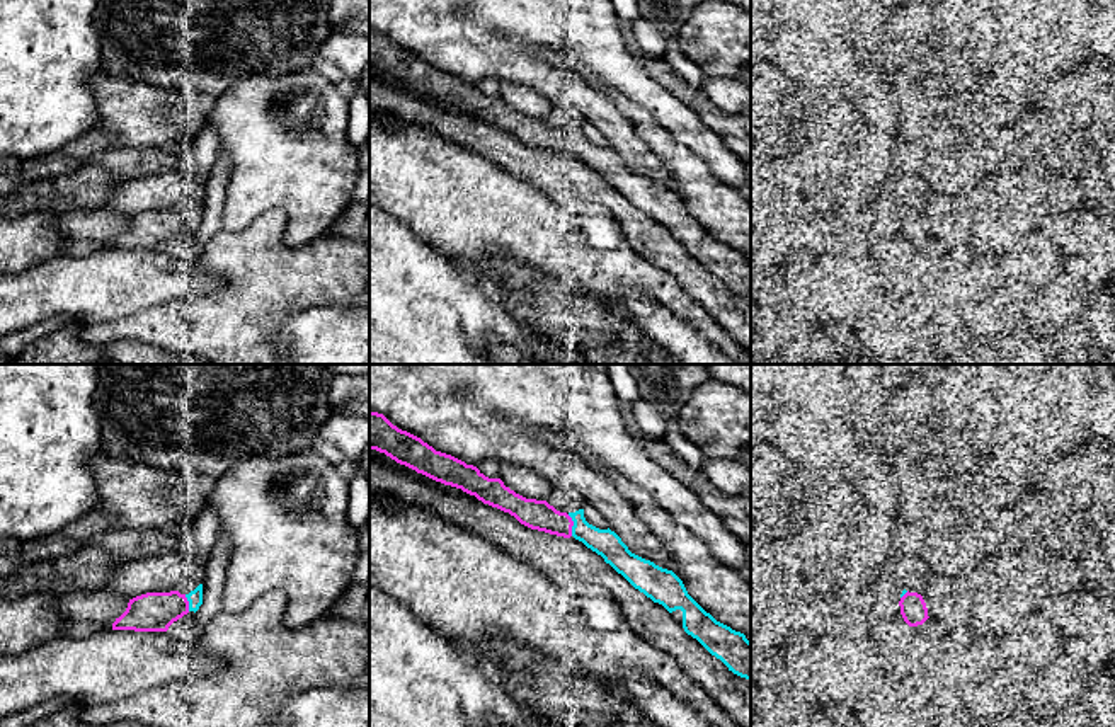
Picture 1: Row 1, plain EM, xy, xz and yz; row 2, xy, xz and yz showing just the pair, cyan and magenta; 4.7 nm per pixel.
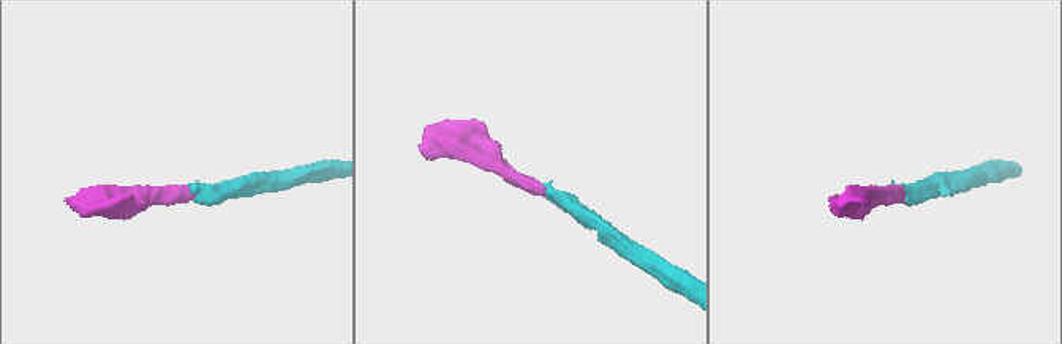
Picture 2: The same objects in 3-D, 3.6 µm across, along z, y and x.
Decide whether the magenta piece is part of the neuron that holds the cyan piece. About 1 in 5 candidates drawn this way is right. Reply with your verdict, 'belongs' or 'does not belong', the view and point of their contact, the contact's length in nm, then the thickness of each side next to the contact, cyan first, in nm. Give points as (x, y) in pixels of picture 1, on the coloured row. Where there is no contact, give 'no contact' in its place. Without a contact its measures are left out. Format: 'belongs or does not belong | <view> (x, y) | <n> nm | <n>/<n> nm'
belongs | xz (574, 525) | 110 nm | 130/140 nm

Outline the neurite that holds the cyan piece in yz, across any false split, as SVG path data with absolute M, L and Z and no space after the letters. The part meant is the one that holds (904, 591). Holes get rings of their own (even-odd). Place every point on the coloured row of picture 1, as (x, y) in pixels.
M902 591L901 594L901 615L909 627L923 625L928 616L928 608L921 594Z

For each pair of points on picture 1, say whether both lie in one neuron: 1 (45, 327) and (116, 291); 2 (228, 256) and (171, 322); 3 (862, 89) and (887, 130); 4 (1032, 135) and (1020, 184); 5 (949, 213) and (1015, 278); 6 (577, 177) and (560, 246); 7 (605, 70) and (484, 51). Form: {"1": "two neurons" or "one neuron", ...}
{"1": "two neurons", "2": "one neuron", "3": "one neuron", "4": "two neurons", "5": "two neurons", "6": "two neurons", "7": "one neuron"}

